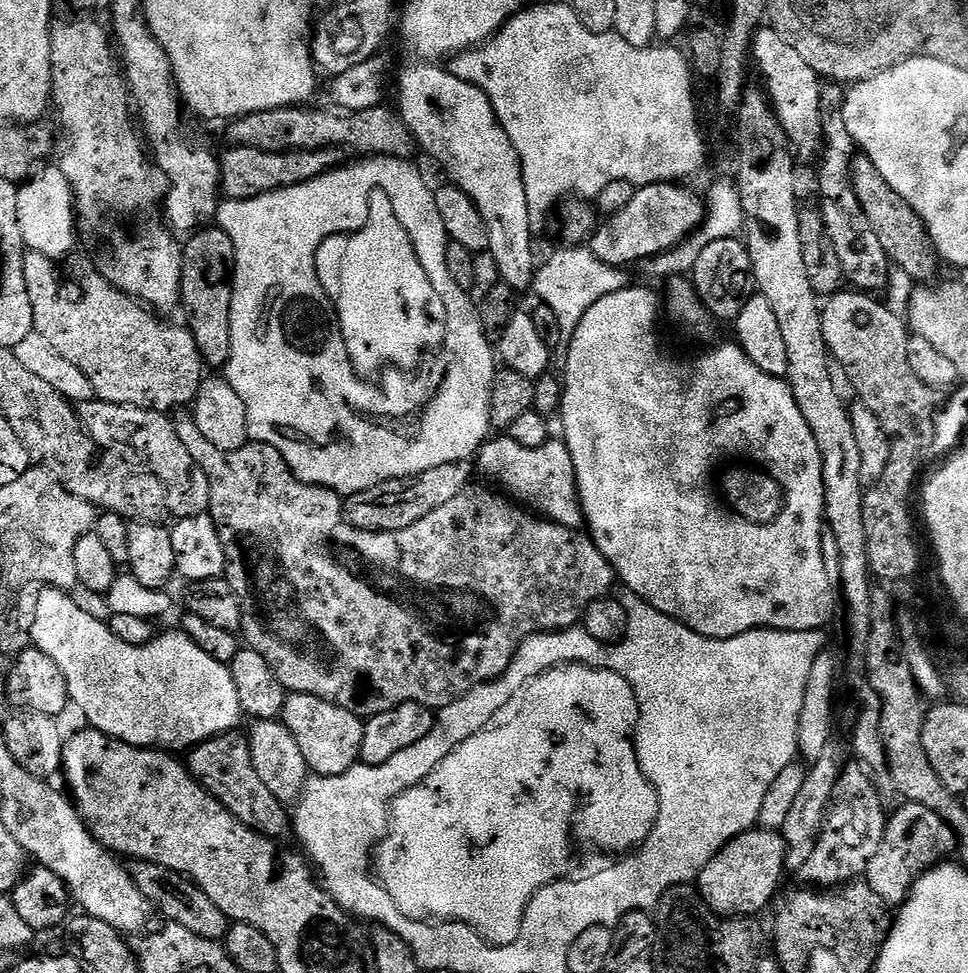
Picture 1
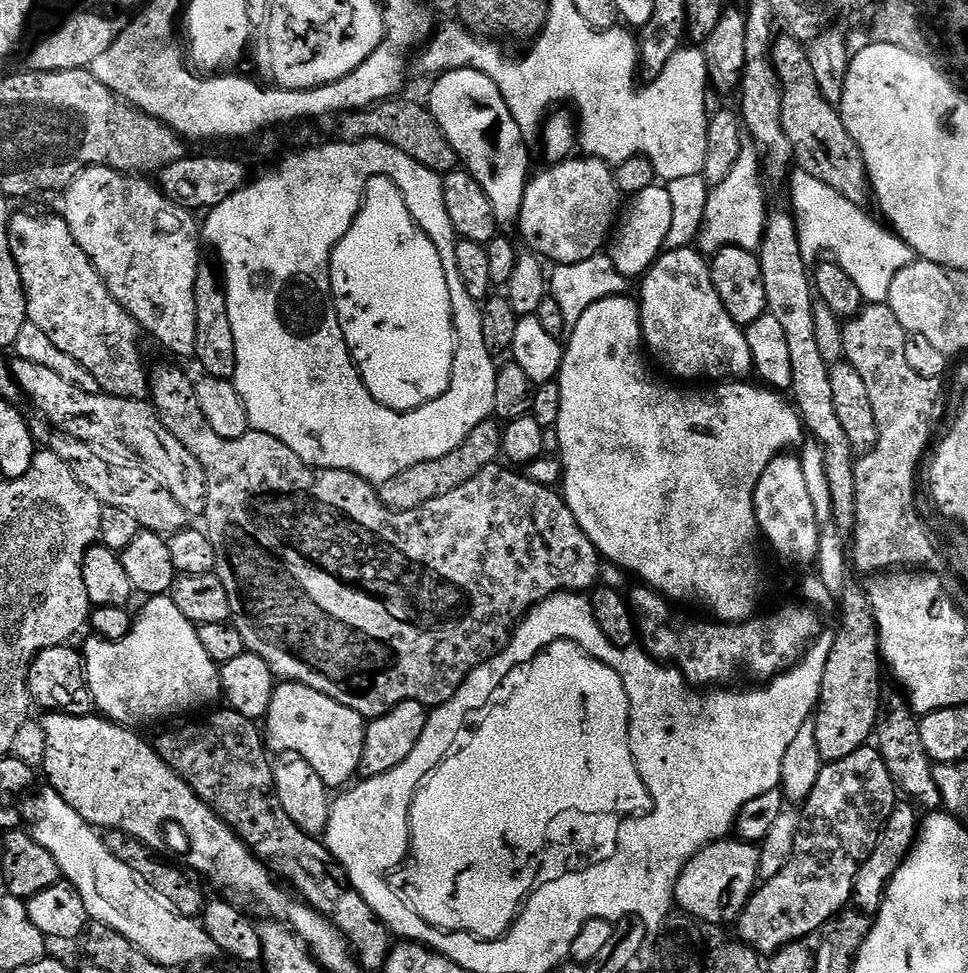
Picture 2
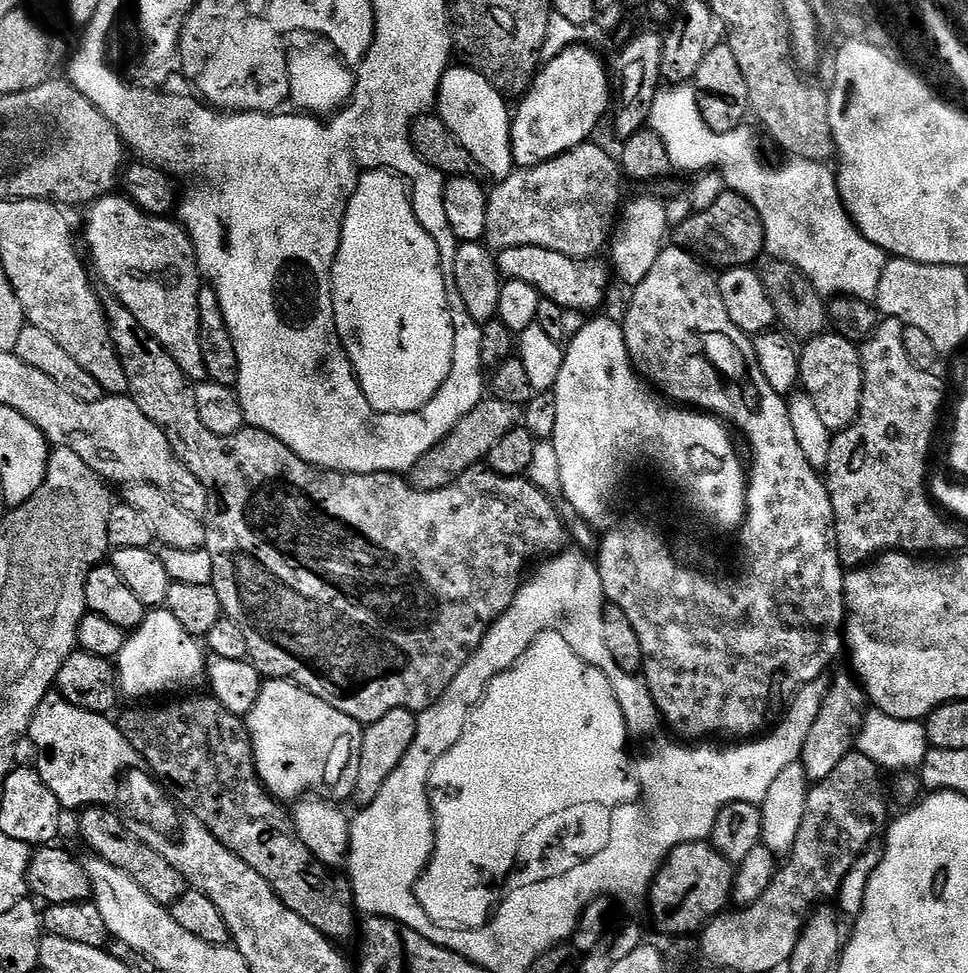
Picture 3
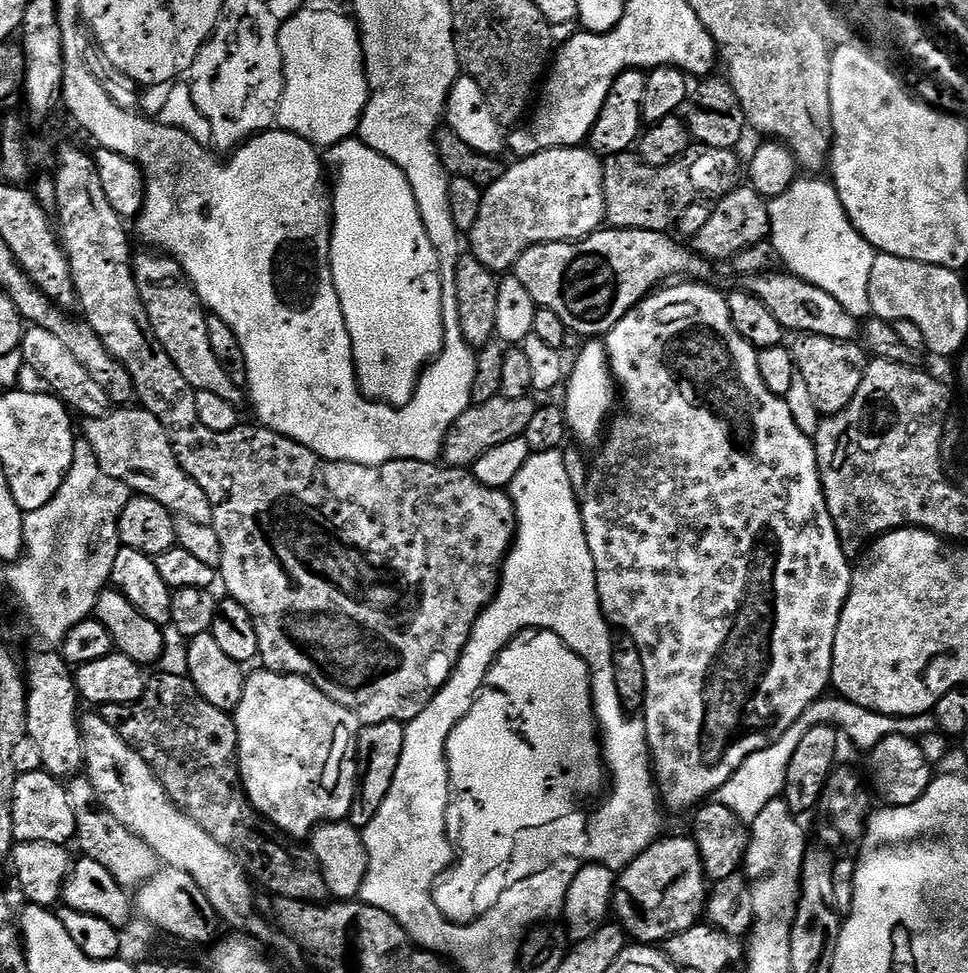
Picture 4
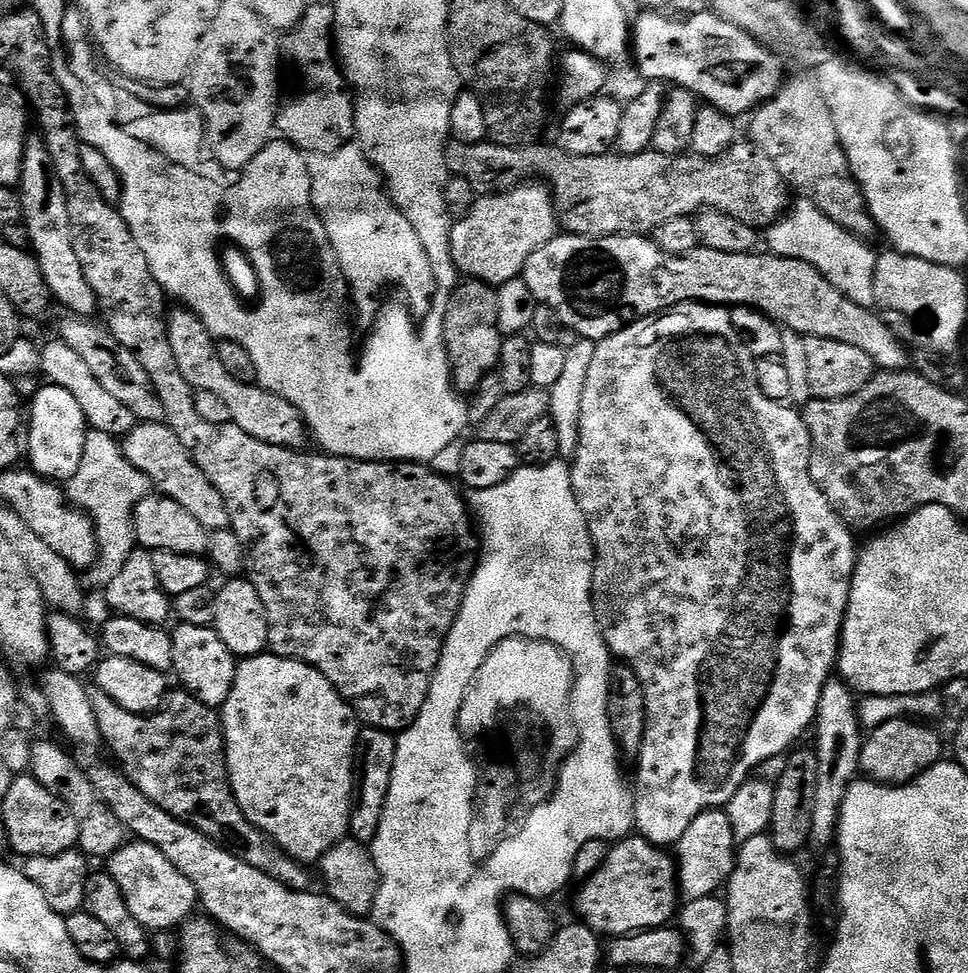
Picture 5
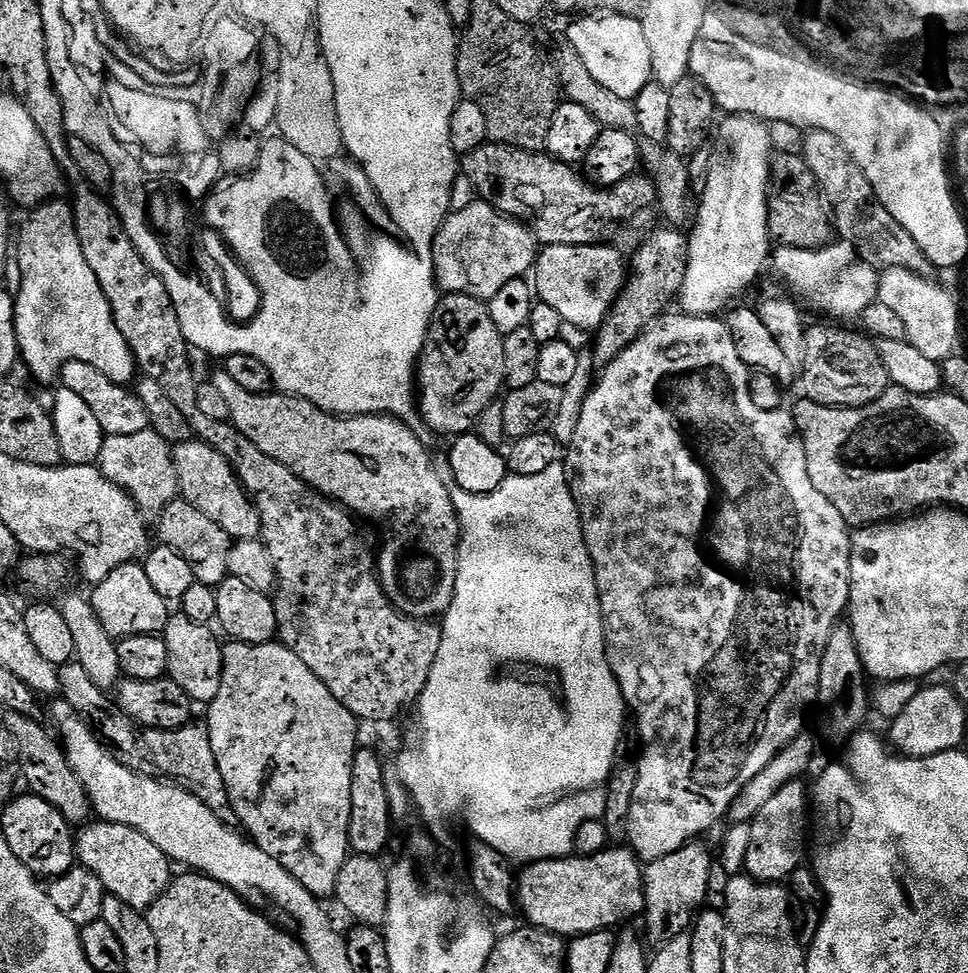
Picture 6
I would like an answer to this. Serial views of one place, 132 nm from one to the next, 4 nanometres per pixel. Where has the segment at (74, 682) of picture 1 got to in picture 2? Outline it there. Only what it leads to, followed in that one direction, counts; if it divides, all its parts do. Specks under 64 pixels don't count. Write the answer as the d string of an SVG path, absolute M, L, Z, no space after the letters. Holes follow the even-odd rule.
M171 595L153 596L143 601L144 609L133 619L130 634L121 640L91 638L82 647L84 669L88 674L88 685L95 711L99 715L125 726L152 724L155 720L168 720L195 708L204 708L222 696L220 669L206 654L202 638L196 633L197 625L191 624L178 610Z

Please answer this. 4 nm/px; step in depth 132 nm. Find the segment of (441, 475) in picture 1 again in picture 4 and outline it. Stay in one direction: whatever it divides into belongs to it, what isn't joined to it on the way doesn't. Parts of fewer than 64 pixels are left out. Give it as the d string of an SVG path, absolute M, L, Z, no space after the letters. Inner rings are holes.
M499 395L490 398L490 402L473 404L456 419L454 426L450 426L444 439L443 463L450 468L471 469L472 464L478 462L478 458L486 454L486 450L490 450L490 446L498 446L501 442L510 442L510 438L522 436L538 407L537 401L532 399L531 395L522 398Z

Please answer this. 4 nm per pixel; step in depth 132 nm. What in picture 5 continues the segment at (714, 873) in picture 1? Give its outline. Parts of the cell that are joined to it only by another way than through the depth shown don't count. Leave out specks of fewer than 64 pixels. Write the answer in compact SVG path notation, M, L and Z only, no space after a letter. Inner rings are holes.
M629 834L622 840L615 841L608 849L606 862L596 873L579 885L580 893L576 896L576 912L579 923L594 930L601 937L615 938L631 932L645 932L647 928L663 928L668 920L678 912L678 881L676 861L665 849L659 848L649 840L643 840L639 834Z

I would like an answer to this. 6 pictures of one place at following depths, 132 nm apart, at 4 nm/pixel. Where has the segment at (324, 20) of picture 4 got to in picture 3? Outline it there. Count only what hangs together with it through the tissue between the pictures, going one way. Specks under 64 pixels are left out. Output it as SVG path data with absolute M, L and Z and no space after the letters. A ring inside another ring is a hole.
M300 34L295 37L297 47L289 53L288 73L291 90L289 97L310 114L335 113L352 96L355 75L349 65L342 60L337 51L322 38L315 35Z

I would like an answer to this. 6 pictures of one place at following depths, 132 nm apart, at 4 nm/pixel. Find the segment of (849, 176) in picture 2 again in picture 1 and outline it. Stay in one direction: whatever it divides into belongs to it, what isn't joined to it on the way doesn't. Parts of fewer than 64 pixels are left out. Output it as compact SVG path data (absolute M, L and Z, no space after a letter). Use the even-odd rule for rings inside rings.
M856 154L853 157L851 182L854 194L865 211L871 229L878 234L882 250L889 261L899 271L910 274L913 282L931 281L931 276L936 272L936 264L938 265L936 248L922 218L910 206L910 202L906 202L906 198L902 198L902 194L898 194L898 190L894 190L894 186L890 186L890 182L882 178L882 174L878 174L878 166L874 166L874 162L870 162L866 155Z

